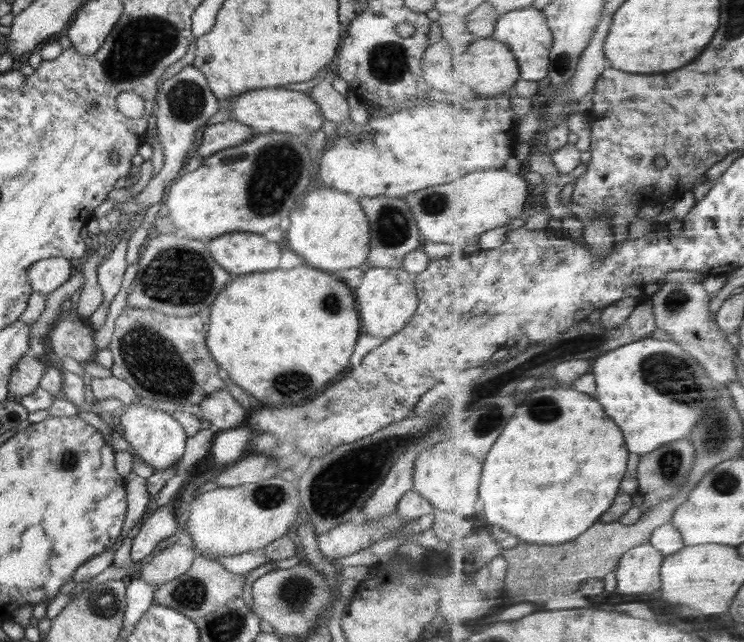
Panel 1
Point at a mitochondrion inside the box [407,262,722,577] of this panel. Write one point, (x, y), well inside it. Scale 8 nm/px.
(669, 374)

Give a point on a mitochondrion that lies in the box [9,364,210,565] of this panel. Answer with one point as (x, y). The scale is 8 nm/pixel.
(70, 460)

